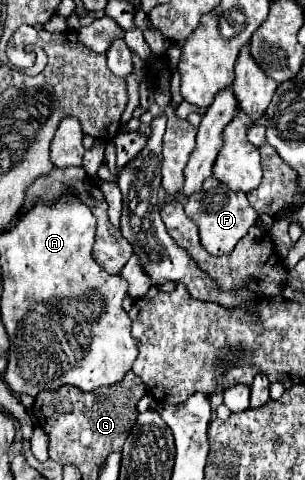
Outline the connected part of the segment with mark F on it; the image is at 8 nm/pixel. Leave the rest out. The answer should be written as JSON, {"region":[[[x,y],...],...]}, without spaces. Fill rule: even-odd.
{"region":[[[209,176],[201,190],[191,194],[185,202],[185,212],[187,216],[199,226],[199,236],[201,244],[205,246],[207,252],[211,254],[229,254],[233,252],[235,244],[247,234],[247,230],[257,222],[259,214],[251,208],[247,194],[245,192],[233,192],[227,184],[217,180],[215,176]]]}

